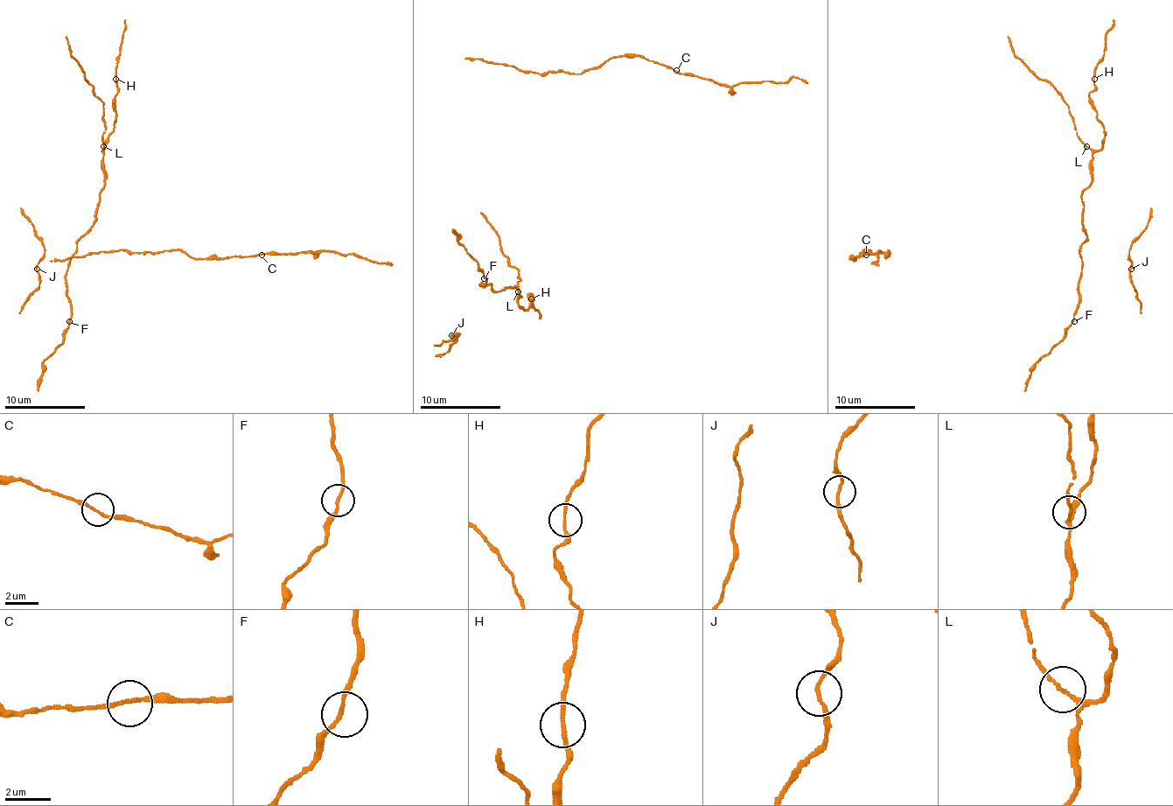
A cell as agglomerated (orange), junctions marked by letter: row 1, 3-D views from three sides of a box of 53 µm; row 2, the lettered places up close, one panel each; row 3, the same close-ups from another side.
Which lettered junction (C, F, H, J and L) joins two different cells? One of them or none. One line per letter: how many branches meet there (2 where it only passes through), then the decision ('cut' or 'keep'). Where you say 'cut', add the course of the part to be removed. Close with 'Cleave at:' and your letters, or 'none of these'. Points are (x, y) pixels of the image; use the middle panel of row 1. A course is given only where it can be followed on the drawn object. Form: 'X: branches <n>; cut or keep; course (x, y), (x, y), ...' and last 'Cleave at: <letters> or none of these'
C: branches 2; keep
F: branches 2; keep
H: branches 2; keep
J: branches 2; keep
L: branches 3; keep
Cleave at: none of these

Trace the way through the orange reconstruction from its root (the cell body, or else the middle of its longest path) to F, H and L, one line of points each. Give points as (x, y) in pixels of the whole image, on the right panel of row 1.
F: (1029, 368), (1064, 336), (1064, 332), (1074, 321)
H: (1029, 368), (1064, 336), (1078, 304), (1080, 245), (1086, 239), (1082, 192), (1104, 137), (1090, 99), (1094, 79)
L: (1029, 368), (1064, 336), (1078, 304), (1080, 245), (1086, 239), (1082, 192), (1092, 180), (1092, 151), (1086, 145)

